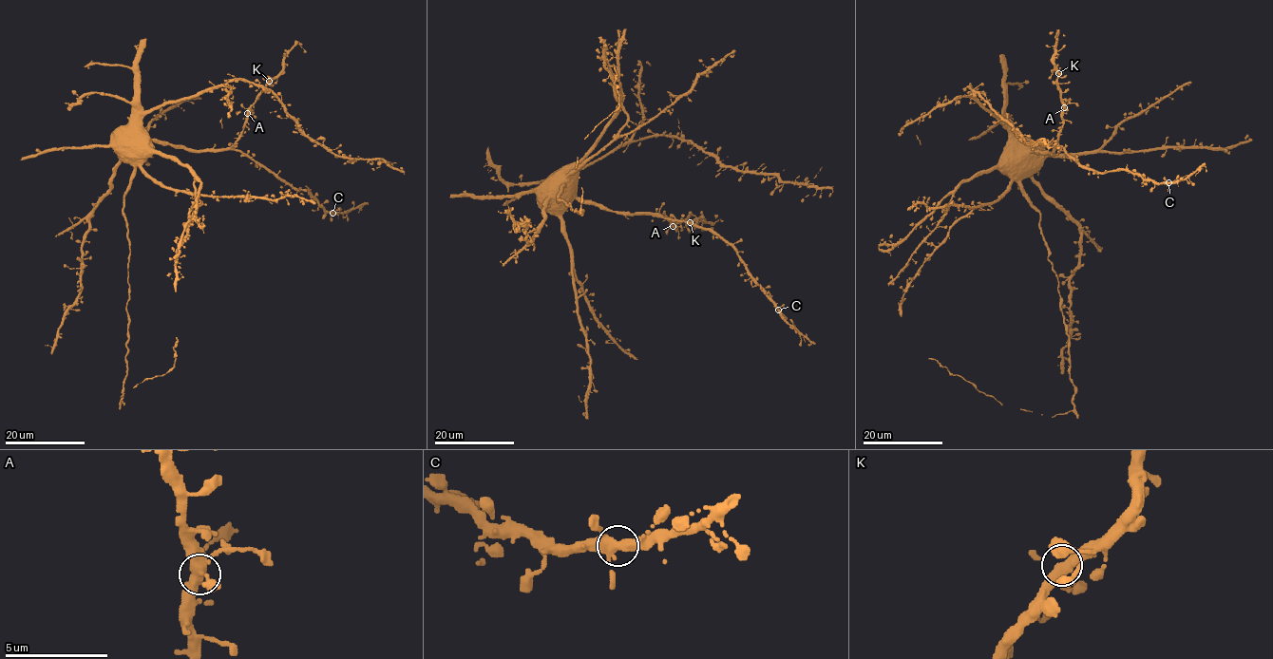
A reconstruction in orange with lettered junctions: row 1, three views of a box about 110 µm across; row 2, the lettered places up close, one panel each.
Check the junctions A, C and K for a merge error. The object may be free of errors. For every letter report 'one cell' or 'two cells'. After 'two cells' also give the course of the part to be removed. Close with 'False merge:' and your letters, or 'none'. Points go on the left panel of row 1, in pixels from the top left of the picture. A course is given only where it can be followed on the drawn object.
A: one cell
C: one cell
K: one cell
False merge: none

